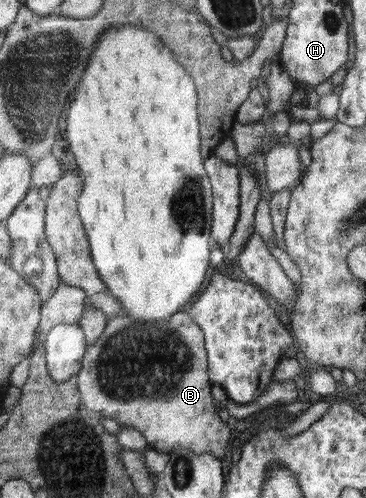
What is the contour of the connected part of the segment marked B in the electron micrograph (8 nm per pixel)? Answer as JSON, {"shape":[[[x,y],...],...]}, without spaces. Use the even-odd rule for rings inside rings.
{"shape":[[[189,311],[175,312],[176,316],[171,316],[170,319],[162,319],[157,321],[142,321],[132,318],[130,315],[123,317],[116,317],[109,319],[104,334],[100,336],[98,341],[94,342],[94,345],[90,345],[87,348],[86,356],[82,364],[82,371],[78,373],[76,378],[79,380],[79,392],[81,399],[86,408],[95,410],[100,413],[104,418],[112,418],[117,421],[121,426],[128,426],[137,428],[147,440],[147,443],[151,448],[158,450],[158,452],[171,453],[178,448],[188,448],[196,453],[204,454],[205,452],[211,452],[216,458],[224,458],[226,454],[226,448],[230,444],[230,438],[232,438],[232,428],[228,426],[220,414],[218,414],[219,408],[217,402],[212,396],[212,382],[209,379],[209,355],[207,352],[207,345],[205,342],[204,330],[196,323],[191,317]]]}

